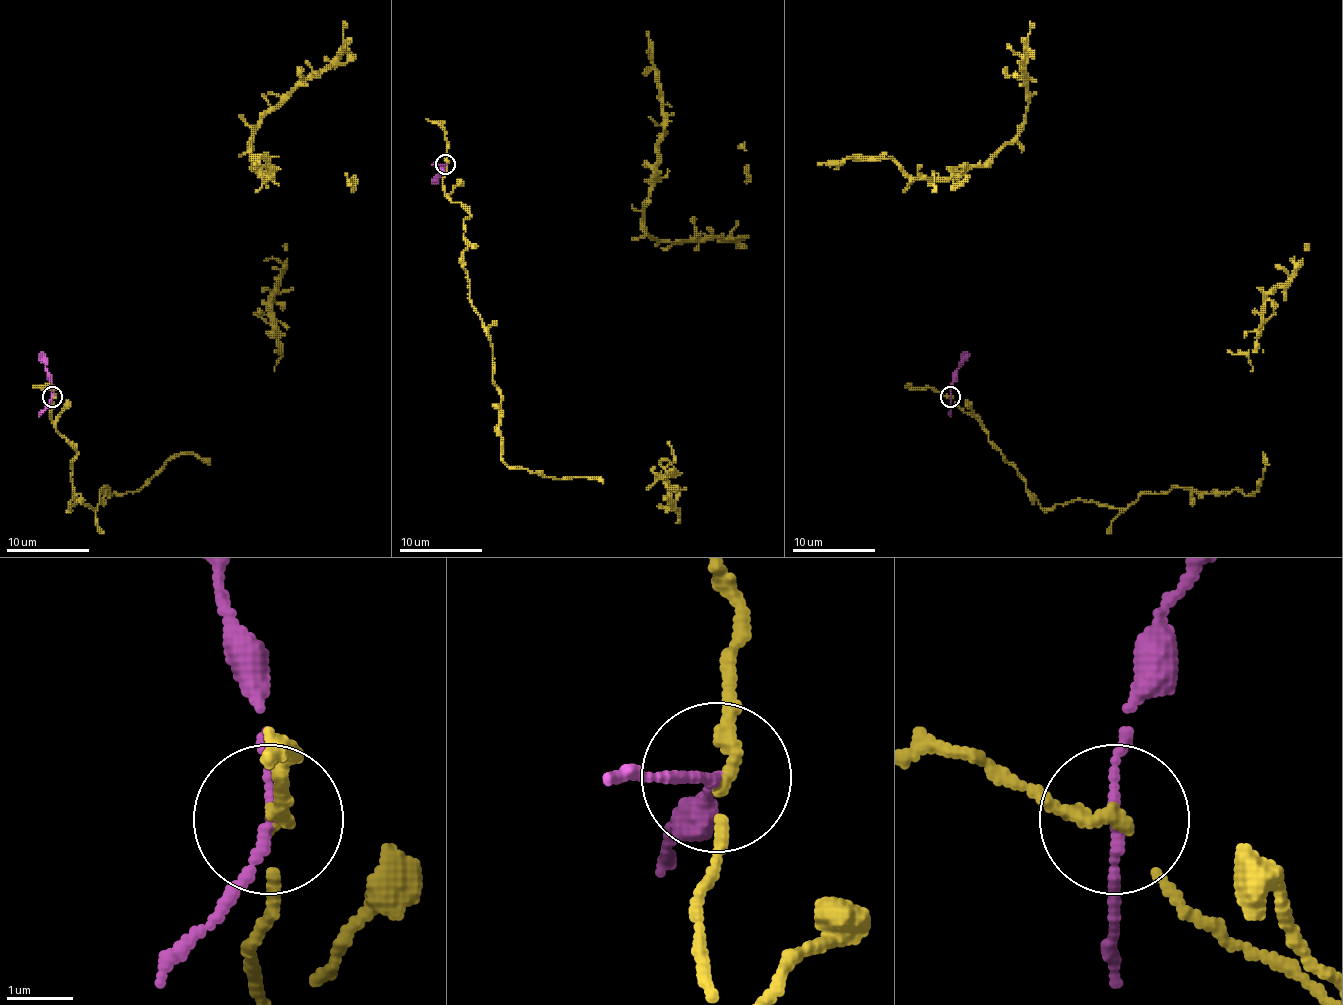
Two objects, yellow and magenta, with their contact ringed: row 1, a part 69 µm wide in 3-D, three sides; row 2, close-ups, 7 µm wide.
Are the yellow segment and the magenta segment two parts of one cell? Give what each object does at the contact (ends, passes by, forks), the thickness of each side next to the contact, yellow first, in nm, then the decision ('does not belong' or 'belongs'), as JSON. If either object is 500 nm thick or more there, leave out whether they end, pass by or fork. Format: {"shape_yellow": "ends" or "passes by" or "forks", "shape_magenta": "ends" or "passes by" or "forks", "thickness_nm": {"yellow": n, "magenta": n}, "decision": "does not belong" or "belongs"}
{"shape_yellow": "ends", "shape_magenta": "passes by", "thickness_nm": {"yellow": 220, "magenta": 130}, "decision": "does not belong"}

